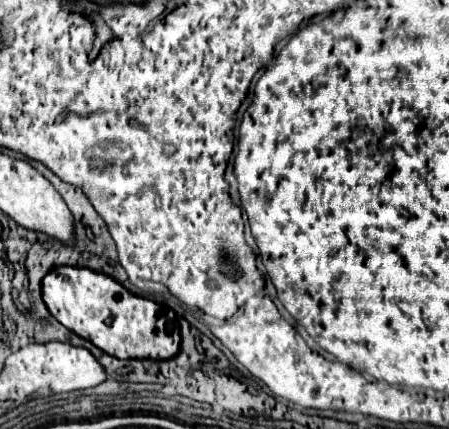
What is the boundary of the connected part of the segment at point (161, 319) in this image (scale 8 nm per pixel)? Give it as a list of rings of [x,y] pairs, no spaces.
[[[57,266],[43,280],[43,302],[51,316],[73,334],[93,342],[115,358],[167,360],[179,352],[179,322],[171,308],[131,294],[117,280],[87,268]]]

